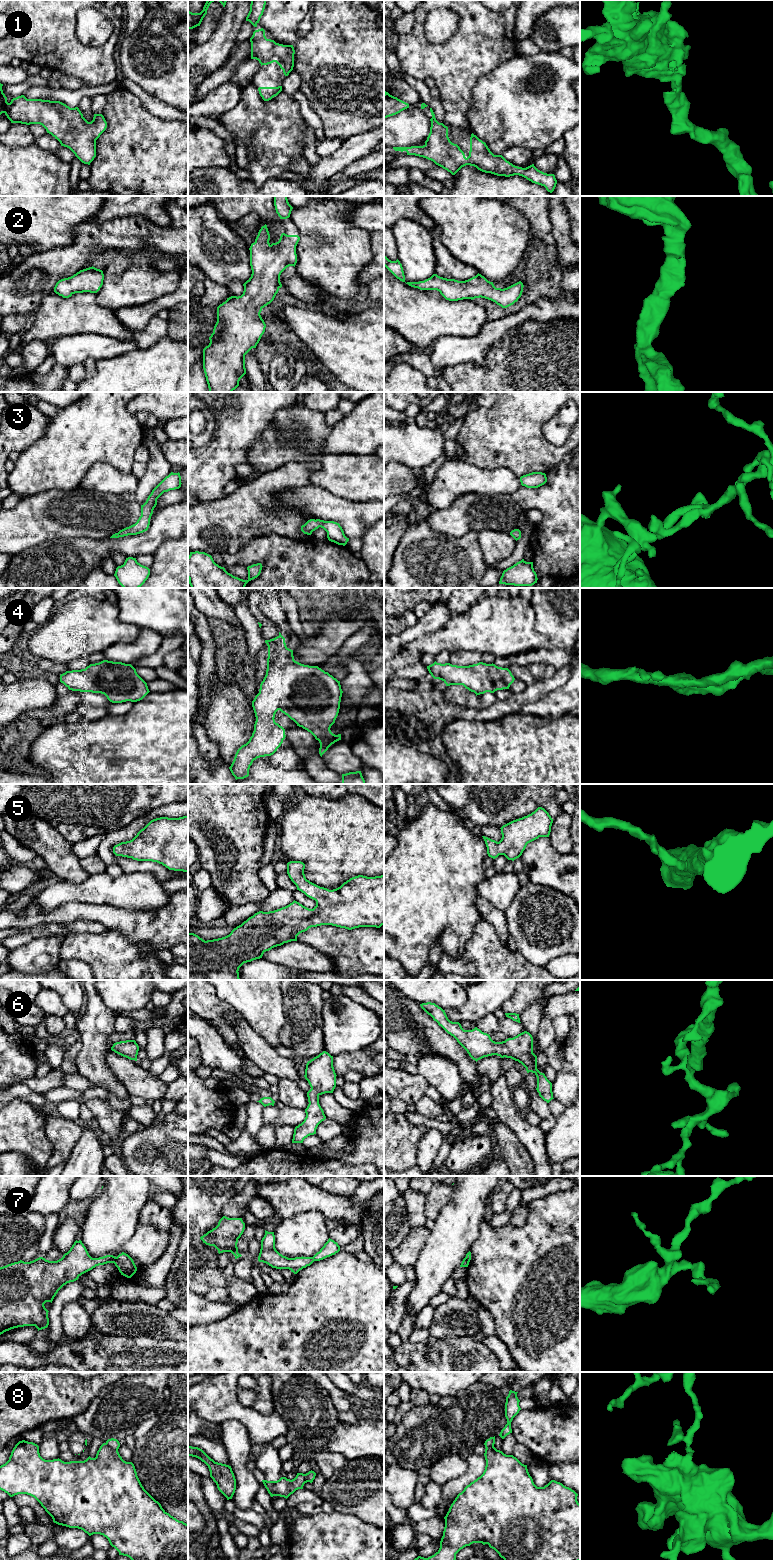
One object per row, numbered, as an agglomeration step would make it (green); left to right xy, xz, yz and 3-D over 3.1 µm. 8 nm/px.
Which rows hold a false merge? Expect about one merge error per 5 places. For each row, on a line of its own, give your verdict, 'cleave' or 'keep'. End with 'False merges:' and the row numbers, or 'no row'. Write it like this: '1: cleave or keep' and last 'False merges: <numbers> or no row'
1: keep
2: keep
3: keep
4: keep
5: keep
6: keep
7: cleave
8: cleave
False merges: 7, 8

